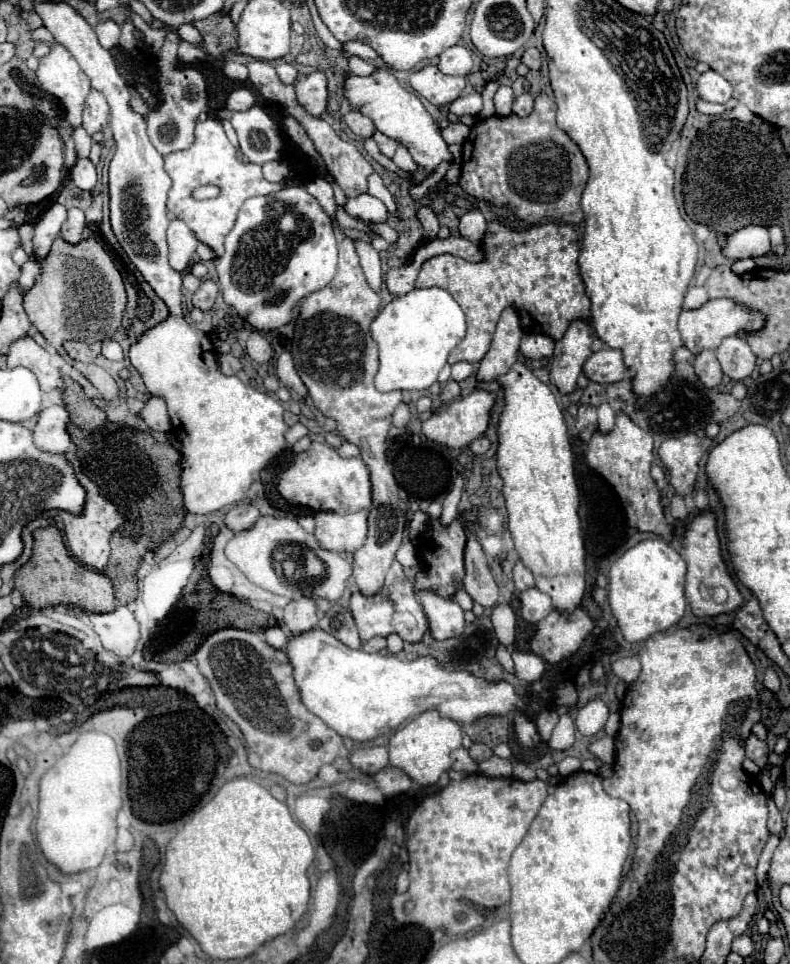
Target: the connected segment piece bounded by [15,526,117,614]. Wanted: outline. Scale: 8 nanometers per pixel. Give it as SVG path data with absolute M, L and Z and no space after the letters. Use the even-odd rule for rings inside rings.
M55 526L35 530L33 538L35 538L33 558L23 568L19 568L15 574L15 588L21 592L23 600L31 608L41 610L47 606L73 604L73 606L83 608L85 612L91 612L91 614L105 614L105 612L115 610L117 600L113 594L111 580L105 574L95 572L95 570L85 568L79 562L75 562L67 554L61 532Z

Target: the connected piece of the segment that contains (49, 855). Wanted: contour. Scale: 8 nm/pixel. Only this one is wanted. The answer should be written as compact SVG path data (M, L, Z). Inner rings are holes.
M85 732L69 748L57 764L45 772L39 786L39 814L37 814L37 840L43 856L55 864L63 874L75 874L97 868L117 836L117 812L121 810L121 766L117 748L111 736L101 732Z

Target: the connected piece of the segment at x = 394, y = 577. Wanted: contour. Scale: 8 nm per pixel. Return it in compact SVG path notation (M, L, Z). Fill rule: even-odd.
M393 562L393 566L389 568L385 586L383 586L383 590L379 594L367 598L361 592L353 592L349 610L351 610L353 620L357 624L361 642L367 642L373 636L389 636L391 632L397 632L407 642L417 642L417 640L423 638L423 634L429 628L423 606L417 602L413 582L407 580L407 576L403 572L403 566L399 562Z

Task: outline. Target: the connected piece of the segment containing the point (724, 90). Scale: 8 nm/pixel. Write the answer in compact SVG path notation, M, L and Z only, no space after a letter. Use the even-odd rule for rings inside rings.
M709 70L699 76L697 92L699 92L699 98L703 98L707 102L725 104L731 98L731 84L721 74Z

